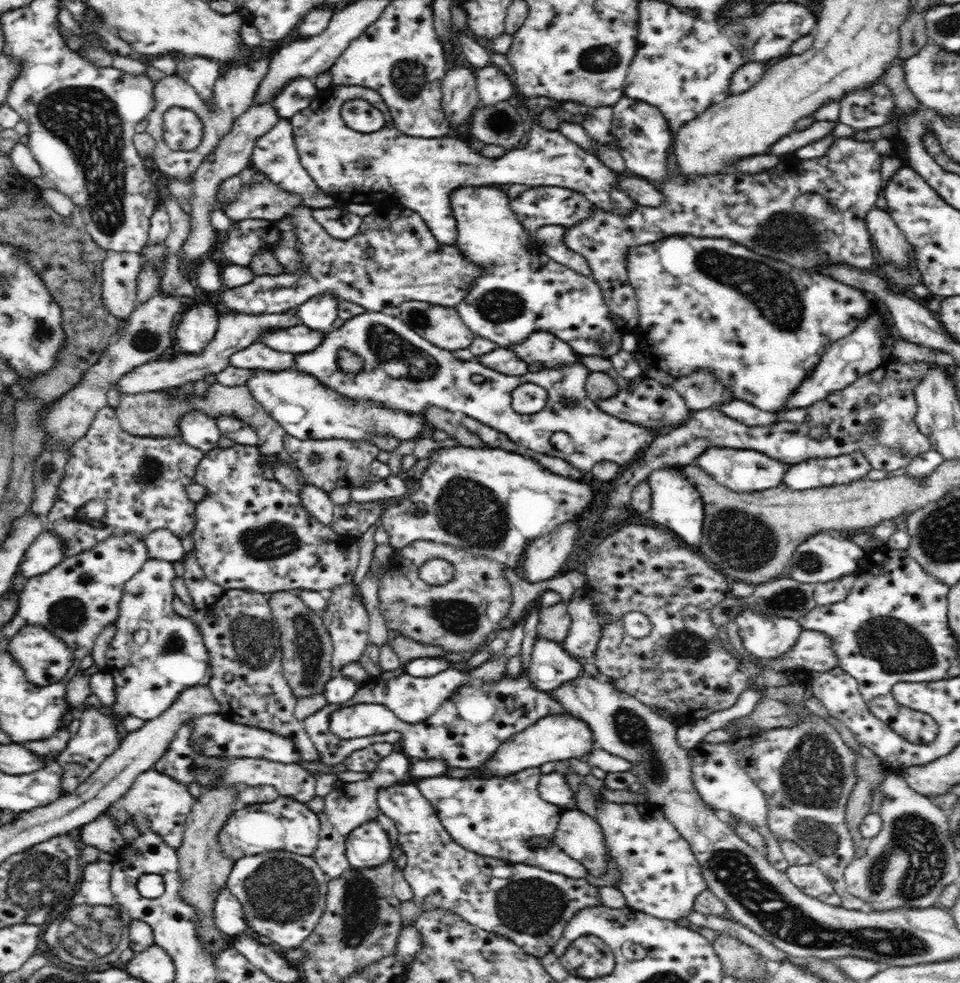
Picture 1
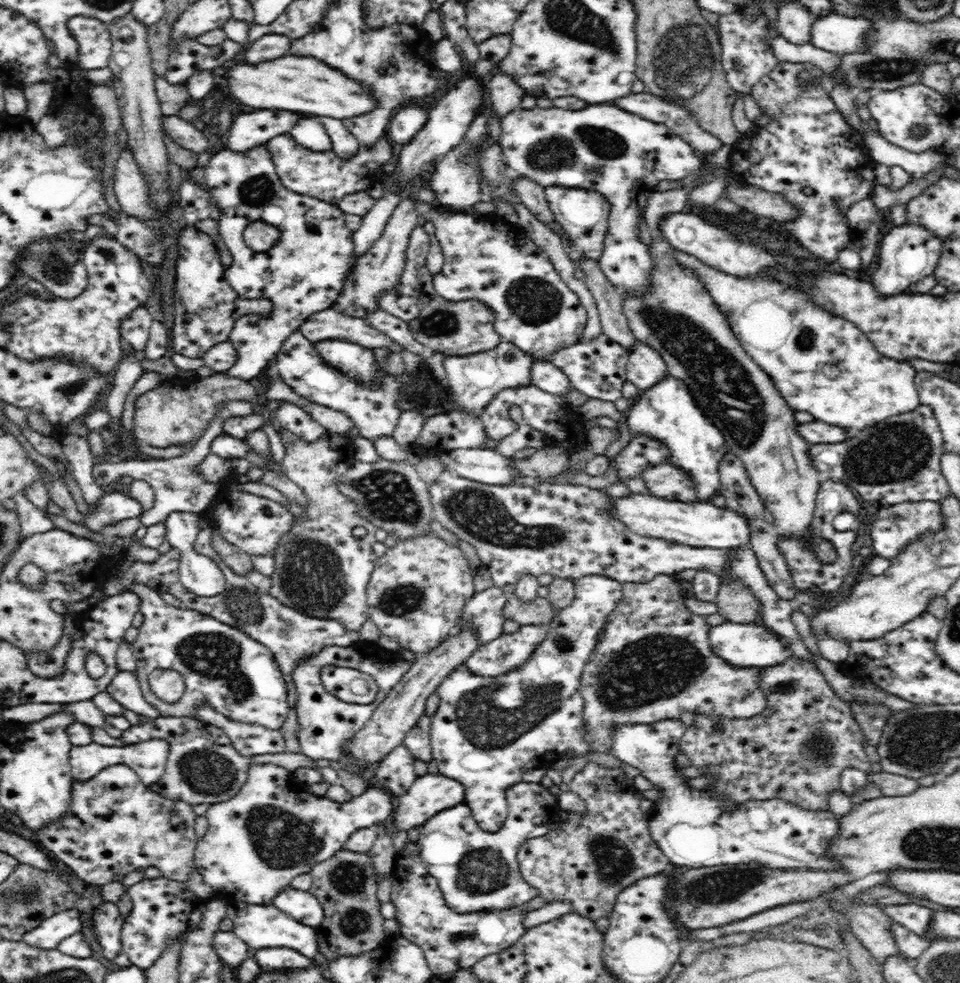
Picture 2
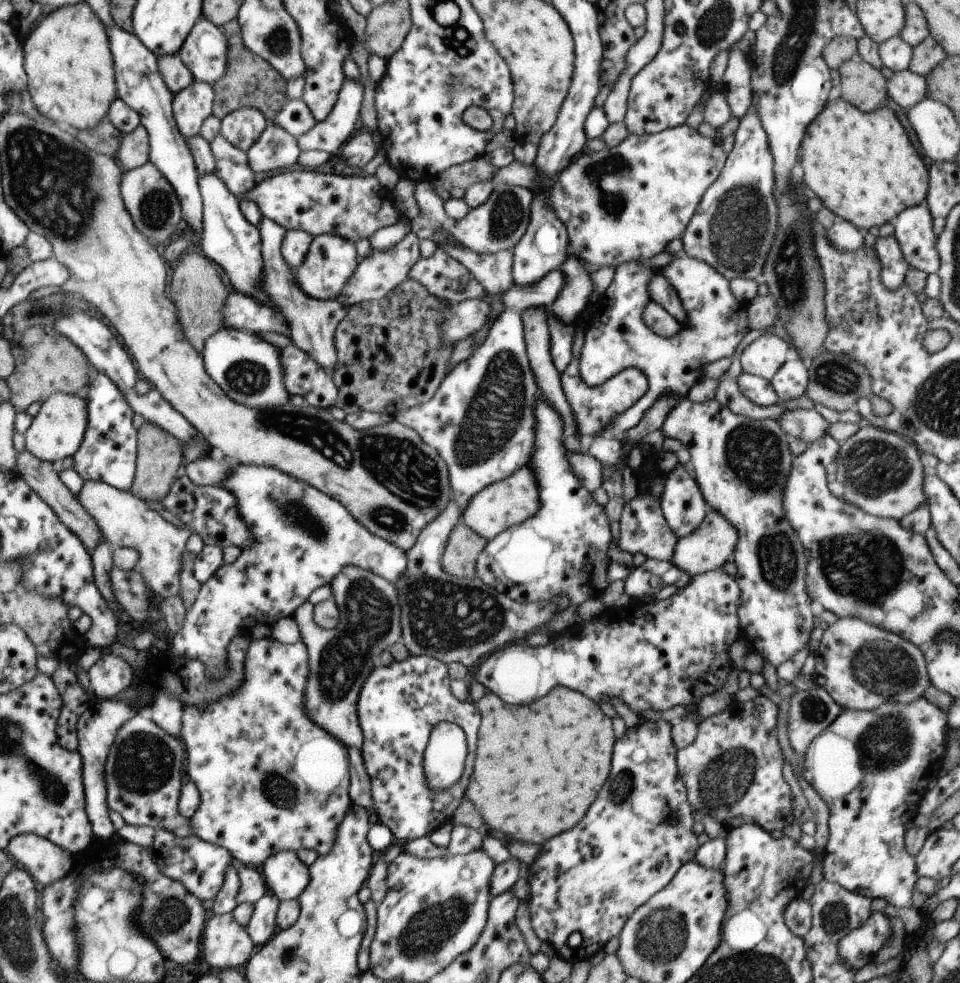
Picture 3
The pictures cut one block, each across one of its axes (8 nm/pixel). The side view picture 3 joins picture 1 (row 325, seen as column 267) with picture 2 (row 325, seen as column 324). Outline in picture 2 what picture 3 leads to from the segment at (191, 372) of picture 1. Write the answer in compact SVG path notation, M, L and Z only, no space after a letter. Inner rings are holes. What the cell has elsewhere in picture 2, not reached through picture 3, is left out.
M333 308L310 314L299 326L299 331L313 343L332 339L352 341L369 349L385 348L400 355L405 350L401 344L370 326L366 320L342 315Z

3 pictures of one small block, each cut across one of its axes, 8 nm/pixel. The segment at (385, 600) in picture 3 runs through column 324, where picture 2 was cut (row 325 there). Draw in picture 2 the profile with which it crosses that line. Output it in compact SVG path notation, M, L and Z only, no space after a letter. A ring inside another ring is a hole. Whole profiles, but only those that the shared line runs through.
M692 185L669 191L654 191L651 199L648 199L644 220L652 237L652 244L648 246L652 259L650 282L644 284L646 290L638 294L622 295L622 314L638 342L658 351L666 364L667 373L688 387L706 419L722 432L729 450L743 462L773 525L783 530L780 535L808 536L808 526L814 518L817 495L824 476L812 464L808 454L810 444L798 433L799 424L794 419L794 410L788 407L770 376L745 351L732 332L726 315L721 314L700 277L675 260L673 246L659 229L659 224L671 214L686 211L686 194L690 188Z

